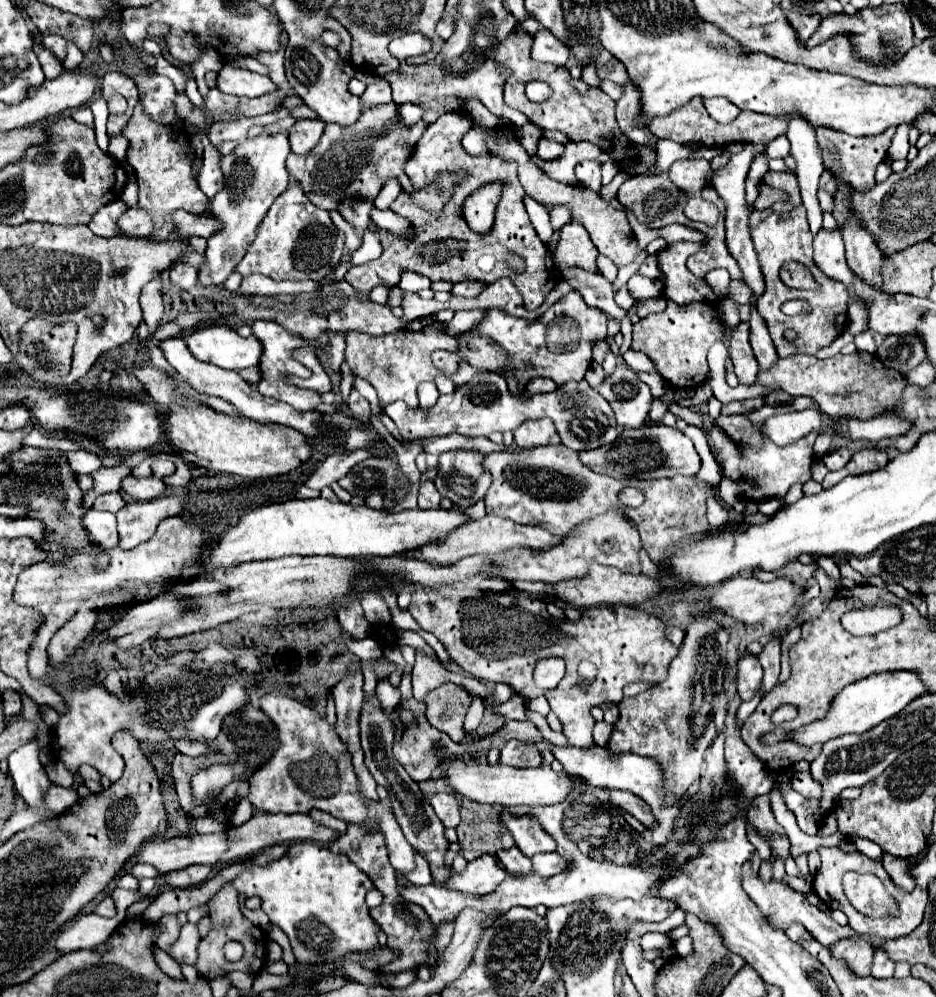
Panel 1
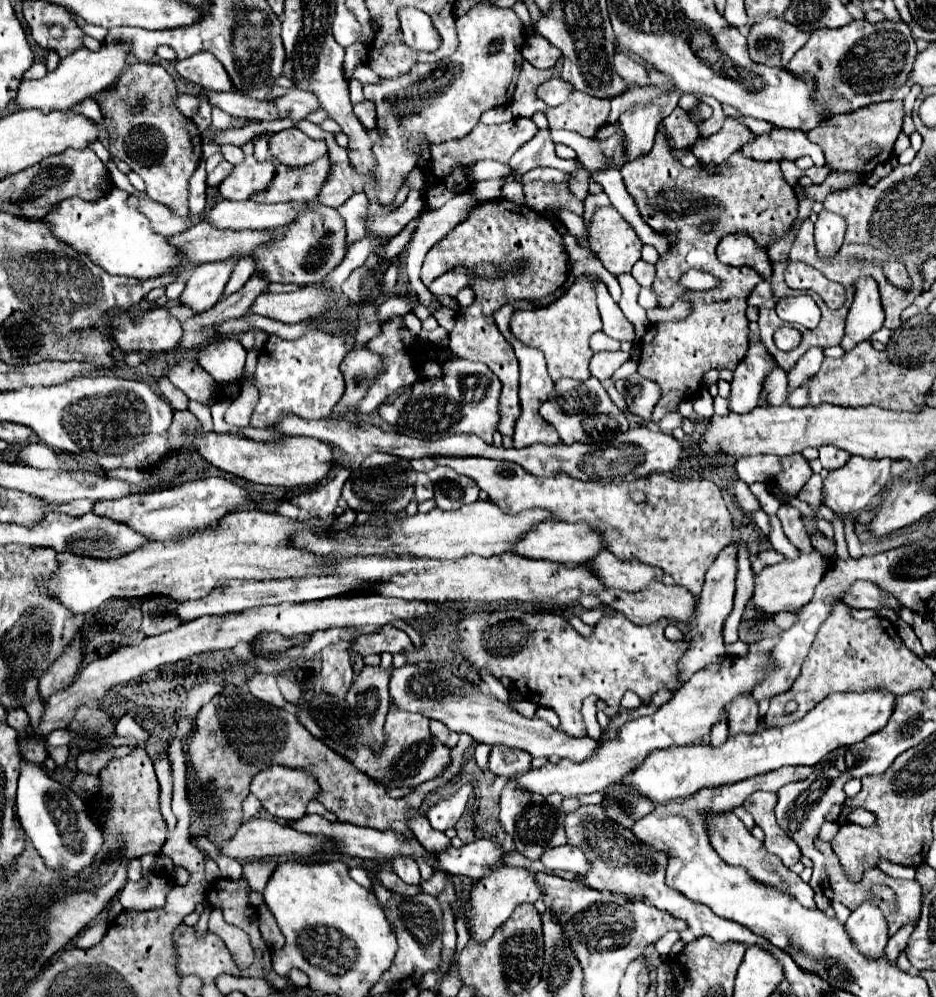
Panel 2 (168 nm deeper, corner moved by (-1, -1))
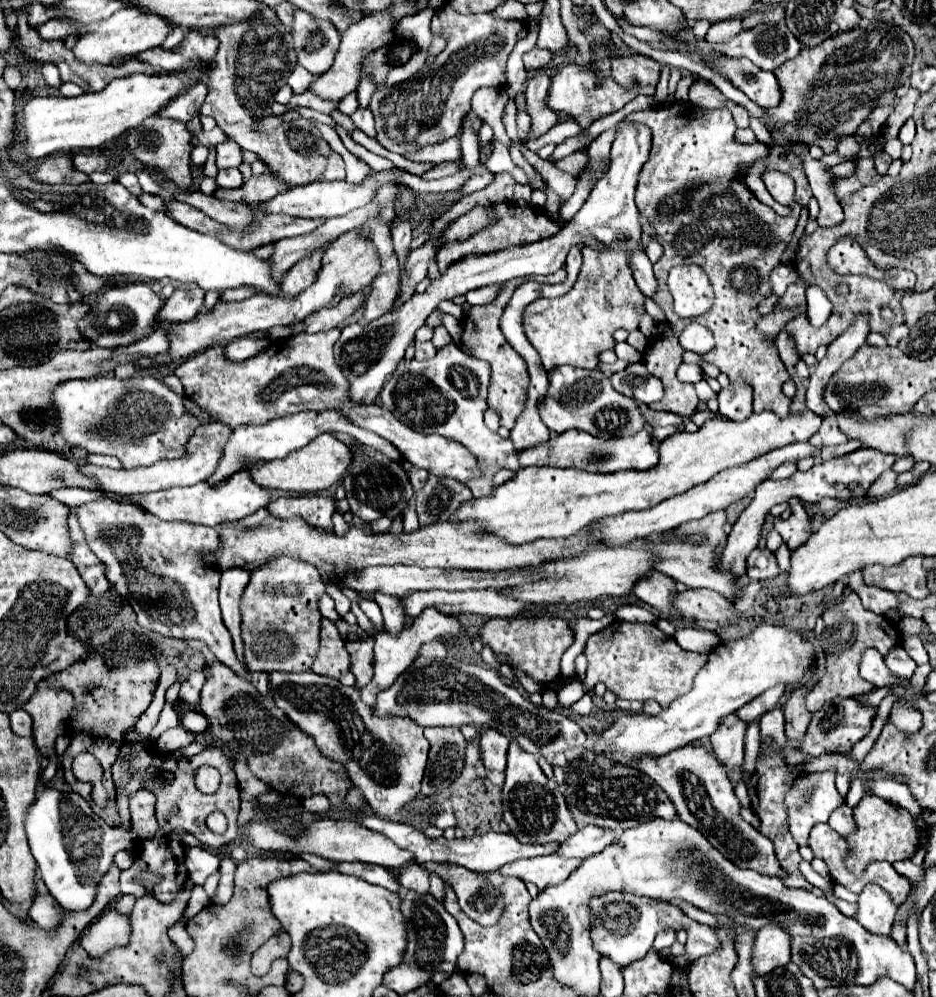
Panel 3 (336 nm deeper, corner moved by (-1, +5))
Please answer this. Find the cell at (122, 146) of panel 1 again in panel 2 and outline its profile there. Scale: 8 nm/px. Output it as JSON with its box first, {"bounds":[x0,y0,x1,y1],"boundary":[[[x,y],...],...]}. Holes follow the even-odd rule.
{"bounds":[73,97,103,123],"boundary":[[[87,97],[85,101],[79,101],[79,105],[73,105],[73,109],[75,109],[77,113],[87,115],[89,119],[93,119],[93,121],[97,121],[97,123],[101,123],[101,119],[103,119],[103,115],[101,115],[101,111],[99,111],[99,105],[97,105],[91,97]]]}

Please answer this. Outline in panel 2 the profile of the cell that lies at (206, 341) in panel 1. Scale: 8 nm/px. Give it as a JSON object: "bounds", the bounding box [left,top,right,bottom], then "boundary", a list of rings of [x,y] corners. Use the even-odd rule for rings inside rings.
{"bounds":[199,339,245,381],"boundary":[[[217,339],[199,351],[199,365],[217,381],[237,381],[245,369],[245,347],[235,339]]]}

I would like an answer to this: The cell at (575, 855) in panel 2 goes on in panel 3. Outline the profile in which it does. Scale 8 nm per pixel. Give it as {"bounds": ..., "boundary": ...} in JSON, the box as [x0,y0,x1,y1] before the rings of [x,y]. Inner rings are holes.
{"bounds":[557,825,615,859],"boundary":[[[587,825],[583,829],[579,829],[577,833],[573,833],[571,837],[567,837],[559,849],[557,855],[569,859],[585,859],[585,857],[593,857],[597,853],[601,853],[607,845],[611,845],[615,841],[615,833],[601,829],[597,825]]]}

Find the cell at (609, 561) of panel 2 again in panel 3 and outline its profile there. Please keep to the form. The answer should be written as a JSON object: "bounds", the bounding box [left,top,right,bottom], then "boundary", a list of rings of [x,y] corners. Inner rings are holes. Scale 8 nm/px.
{"bounds":[633,571,677,615],"boundary":[[[651,571],[635,583],[633,593],[637,599],[645,601],[649,607],[669,615],[669,599],[673,599],[677,591],[675,591],[675,581],[671,577],[659,571]]]}

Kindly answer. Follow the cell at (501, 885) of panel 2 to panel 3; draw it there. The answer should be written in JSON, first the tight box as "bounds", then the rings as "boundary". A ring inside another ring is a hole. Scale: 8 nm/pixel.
{"bounds":[499,853,581,891],"boundary":[[[557,853],[547,857],[533,857],[533,859],[519,859],[507,863],[499,869],[503,877],[517,877],[525,883],[537,885],[539,891],[563,883],[577,867],[581,859],[561,859]]]}

